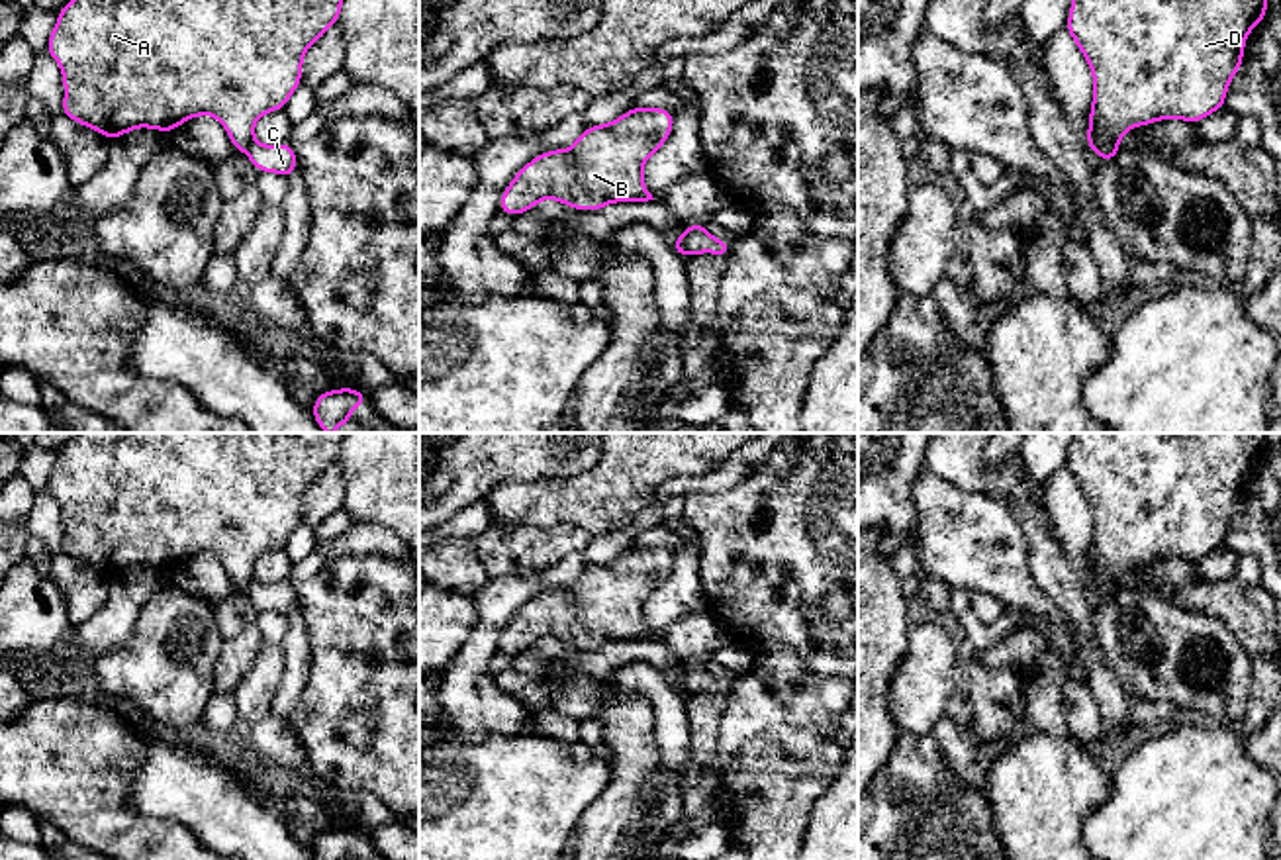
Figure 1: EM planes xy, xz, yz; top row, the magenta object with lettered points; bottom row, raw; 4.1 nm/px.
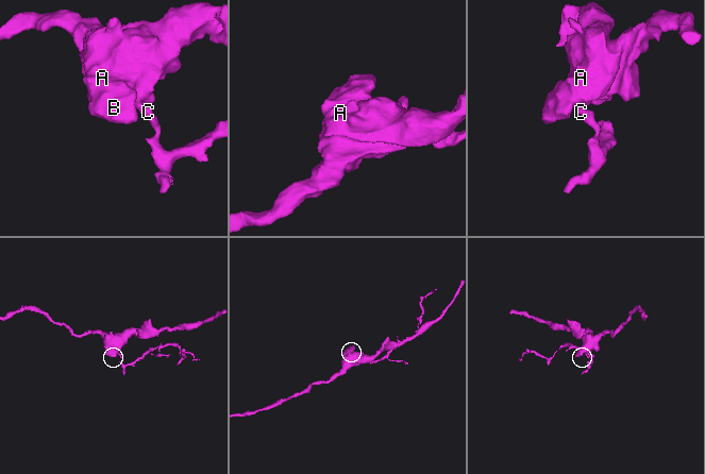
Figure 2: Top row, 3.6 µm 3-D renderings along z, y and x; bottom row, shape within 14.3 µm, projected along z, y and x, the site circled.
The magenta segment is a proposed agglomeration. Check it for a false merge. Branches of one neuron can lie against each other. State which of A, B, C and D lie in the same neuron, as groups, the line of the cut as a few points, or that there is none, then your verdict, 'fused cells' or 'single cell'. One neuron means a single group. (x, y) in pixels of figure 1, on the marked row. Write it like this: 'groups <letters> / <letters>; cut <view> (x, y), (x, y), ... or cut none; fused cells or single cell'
groups A B D / C; cut yz (1090, 132), (1117, 147); fused cells

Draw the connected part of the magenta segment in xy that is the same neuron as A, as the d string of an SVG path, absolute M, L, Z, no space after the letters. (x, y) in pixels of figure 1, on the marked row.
M71 0L59 10L57 24L45 51L59 63L63 72L65 98L61 112L72 121L116 141L135 127L149 127L170 133L190 118L214 116L227 131L233 149L245 151L255 141L255 123L261 116L284 110L292 92L302 84L302 63L306 51L331 25L337 25L343 0Z

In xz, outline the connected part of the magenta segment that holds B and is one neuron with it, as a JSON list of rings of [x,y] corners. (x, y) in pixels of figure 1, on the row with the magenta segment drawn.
[[[637,108],[603,125],[588,125],[570,149],[531,159],[509,182],[499,212],[519,215],[545,198],[595,212],[615,202],[654,200],[644,186],[644,163],[670,137],[676,116],[666,108]]]

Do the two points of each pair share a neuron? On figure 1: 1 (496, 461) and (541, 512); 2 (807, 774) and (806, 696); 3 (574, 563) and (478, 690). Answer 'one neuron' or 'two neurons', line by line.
1: two neurons
2: two neurons
3: one neuron

